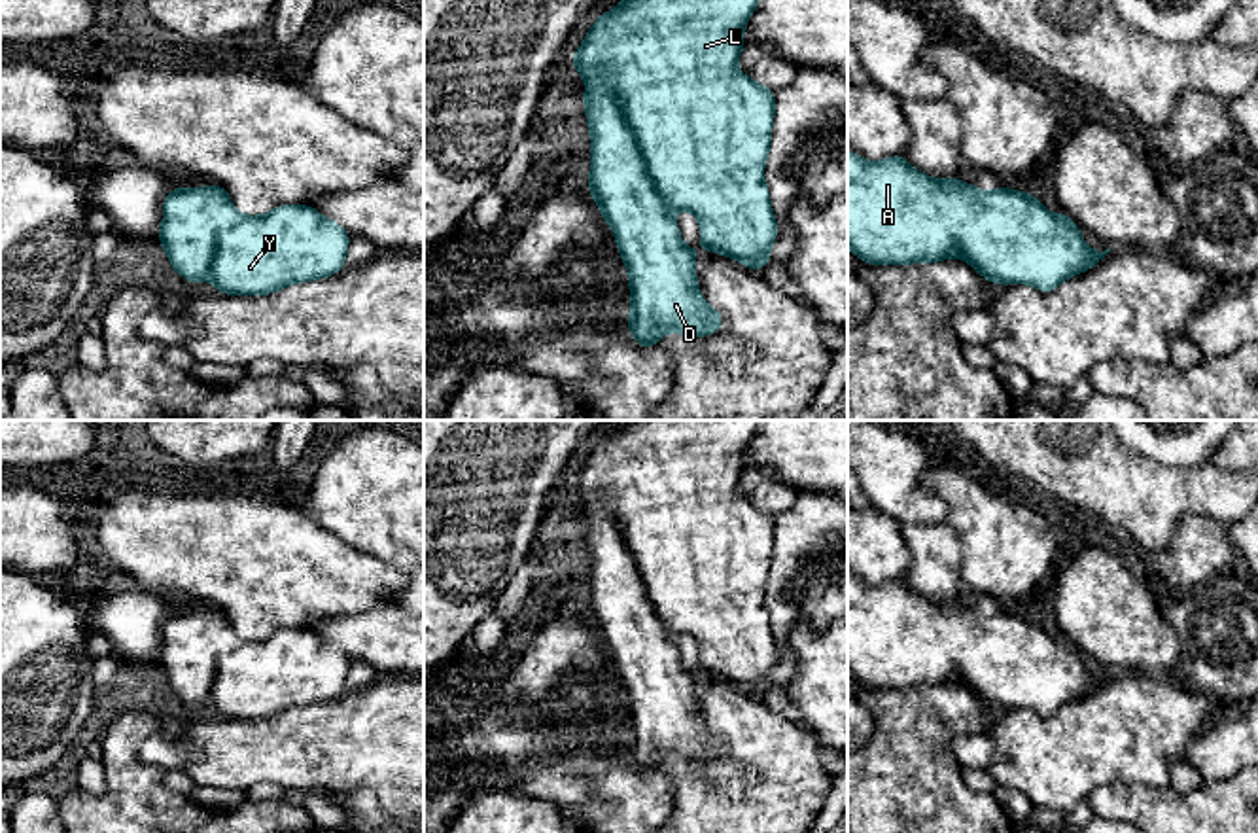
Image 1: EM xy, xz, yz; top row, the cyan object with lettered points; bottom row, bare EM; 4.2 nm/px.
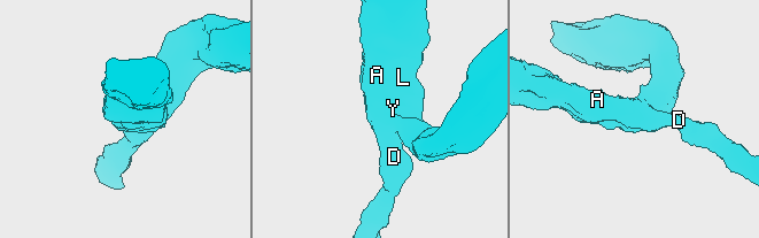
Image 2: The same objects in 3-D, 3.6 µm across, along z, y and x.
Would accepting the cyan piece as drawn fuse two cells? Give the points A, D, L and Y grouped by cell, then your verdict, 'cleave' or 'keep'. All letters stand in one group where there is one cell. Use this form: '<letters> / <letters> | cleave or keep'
A D L Y | keep

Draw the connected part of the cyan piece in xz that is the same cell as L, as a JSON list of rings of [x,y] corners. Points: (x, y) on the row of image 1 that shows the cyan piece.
[[[622,0],[602,13],[581,47],[571,53],[585,80],[585,114],[590,133],[586,187],[609,223],[628,271],[628,331],[639,346],[656,346],[666,333],[708,337],[723,328],[723,314],[700,292],[694,259],[698,250],[681,240],[673,212],[689,210],[700,225],[702,250],[723,254],[760,273],[772,259],[778,222],[764,184],[776,114],[774,91],[738,70],[745,47],[743,28],[759,0]]]

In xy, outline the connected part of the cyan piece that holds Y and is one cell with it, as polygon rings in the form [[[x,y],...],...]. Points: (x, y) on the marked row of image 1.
[[[218,184],[174,187],[157,239],[182,278],[210,280],[225,295],[269,295],[337,275],[350,244],[350,233],[314,206],[246,216]]]

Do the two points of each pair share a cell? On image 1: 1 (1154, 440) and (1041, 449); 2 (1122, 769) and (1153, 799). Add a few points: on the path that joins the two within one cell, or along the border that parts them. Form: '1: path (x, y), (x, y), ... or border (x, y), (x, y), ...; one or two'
1: border (1118, 440), (1162, 462); two
2: border (1168, 788), (1153, 784), (1100, 784), (1092, 792); two

